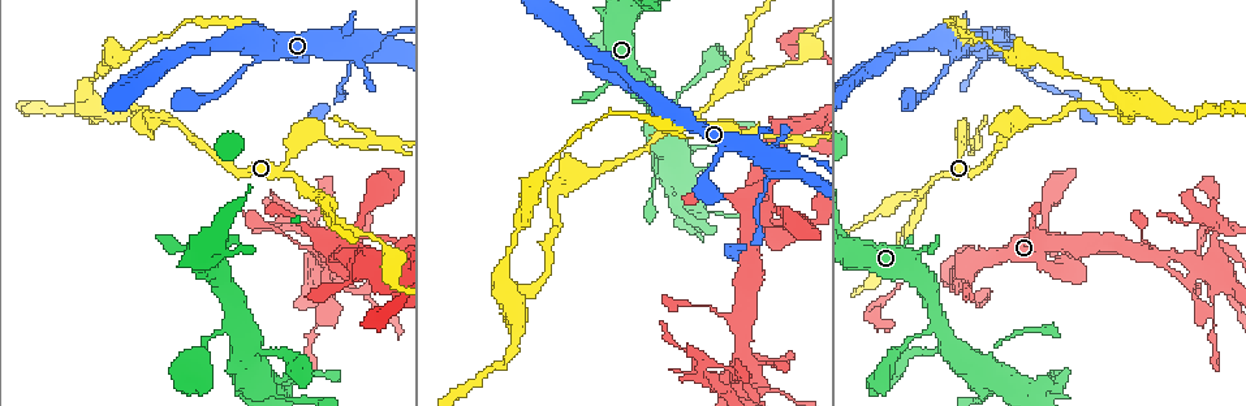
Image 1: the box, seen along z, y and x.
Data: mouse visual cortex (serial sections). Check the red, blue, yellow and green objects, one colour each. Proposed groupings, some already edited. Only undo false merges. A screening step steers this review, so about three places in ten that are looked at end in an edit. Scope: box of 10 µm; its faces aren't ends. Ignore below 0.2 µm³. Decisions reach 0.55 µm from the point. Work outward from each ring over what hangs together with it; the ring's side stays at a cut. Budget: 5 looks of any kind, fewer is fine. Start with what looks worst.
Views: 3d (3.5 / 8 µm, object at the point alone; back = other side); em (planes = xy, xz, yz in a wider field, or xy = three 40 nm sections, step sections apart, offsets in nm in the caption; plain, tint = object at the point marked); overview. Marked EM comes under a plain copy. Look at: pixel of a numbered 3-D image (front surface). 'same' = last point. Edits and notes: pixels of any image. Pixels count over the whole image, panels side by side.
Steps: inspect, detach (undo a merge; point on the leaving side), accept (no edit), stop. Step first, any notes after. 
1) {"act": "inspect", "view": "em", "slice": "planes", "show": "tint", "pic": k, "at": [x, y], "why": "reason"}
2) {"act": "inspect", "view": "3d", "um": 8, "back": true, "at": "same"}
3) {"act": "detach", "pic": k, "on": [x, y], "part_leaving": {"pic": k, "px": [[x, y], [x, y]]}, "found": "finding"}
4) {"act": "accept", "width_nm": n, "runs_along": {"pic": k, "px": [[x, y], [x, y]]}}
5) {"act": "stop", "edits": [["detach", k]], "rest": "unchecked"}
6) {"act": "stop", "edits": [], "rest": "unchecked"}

{"act": "inspect", "view": "3d", "um": 3.5, "back": true, "pic": 1, "at": [720, 365], "why": "narrows sharply"}

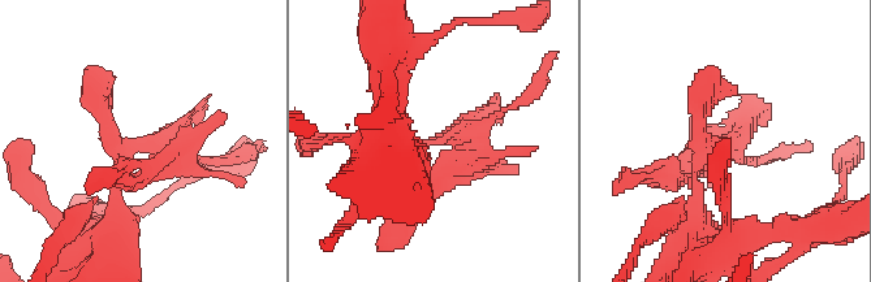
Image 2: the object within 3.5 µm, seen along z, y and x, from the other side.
{"act": "detach", "pic": 2, "on": [682, 164], "part_leaving": {"pic": 2, "px": [[151, 144], [176, 160], [120, 176]]}, "found": "a second cell is stuck on"}

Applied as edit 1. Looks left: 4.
{"act": "inspect", "view": "3d", "um": 3.5, "pic": 1, "at": [735, 83], "why": "thin neck"}

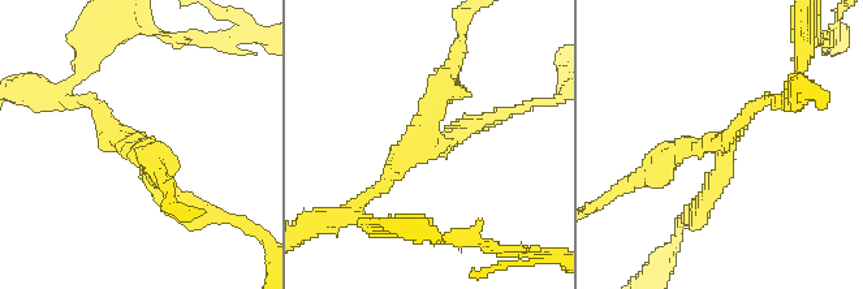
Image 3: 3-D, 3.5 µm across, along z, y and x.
{"act": "inspect", "view": "em", "slice": "xy", "step": 5, "show": "tint", "pic": 3, "at": [721, 138], "arms": 3, "arm_widths_nm": [150, 250, 300], "why": "need the tissue"}

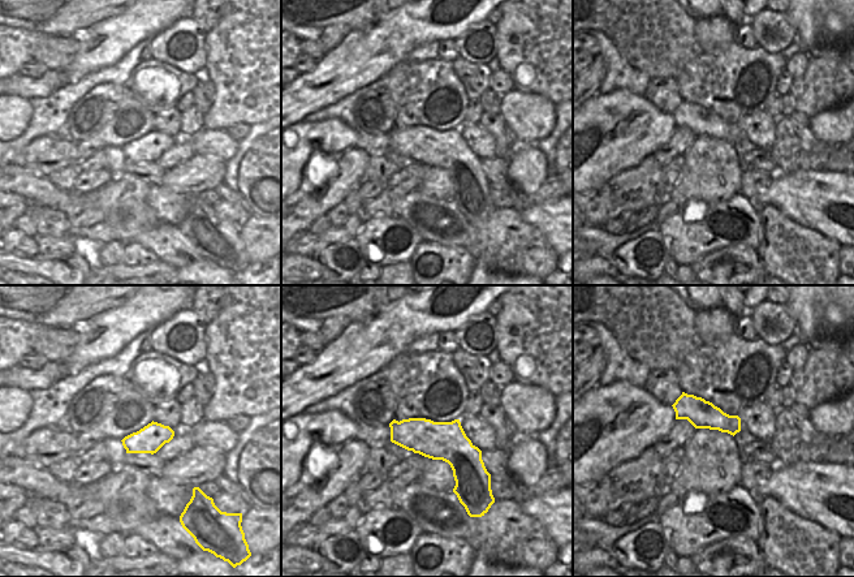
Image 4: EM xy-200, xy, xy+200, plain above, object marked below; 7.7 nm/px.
{"act": "inspect", "view": "em", "slice": "xy", "step": 3, "show": "tint", "at": "same"}

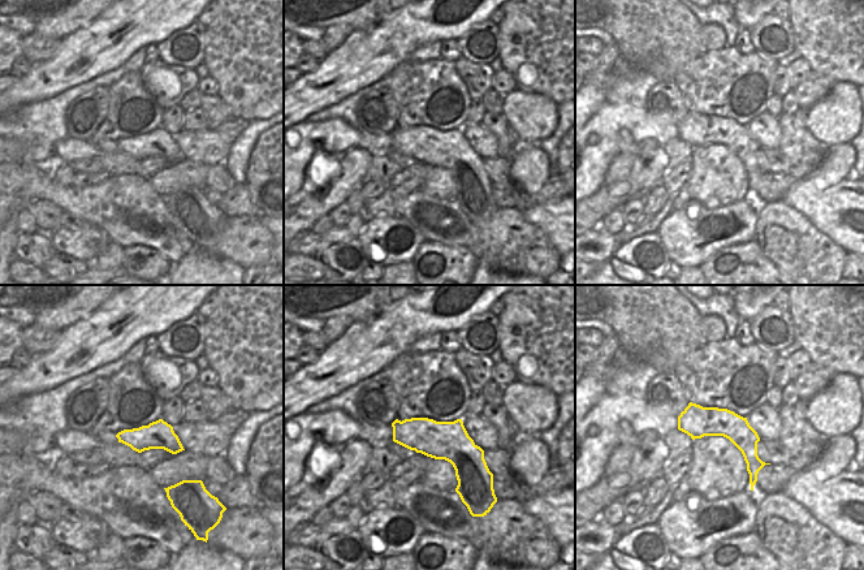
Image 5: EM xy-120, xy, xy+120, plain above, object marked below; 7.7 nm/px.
{"act": "accept", "runs_along": {"pic": 5, "px": [[396, 424], [449, 440], [484, 471]]}, "found": "all the same cell"}

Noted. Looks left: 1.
{"act": "stop", "edits": [["detach", 2]], "rest": "unchecked"}

